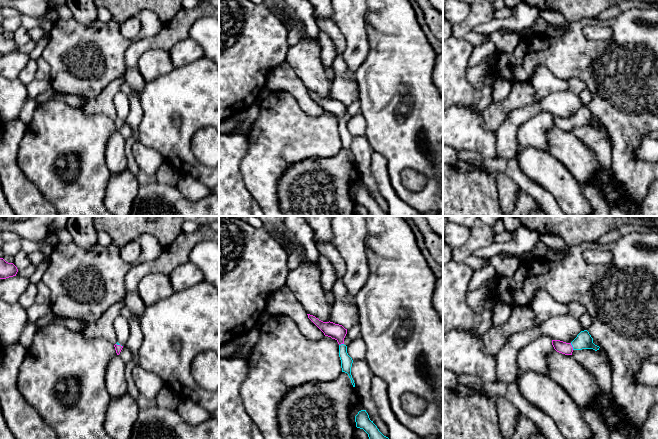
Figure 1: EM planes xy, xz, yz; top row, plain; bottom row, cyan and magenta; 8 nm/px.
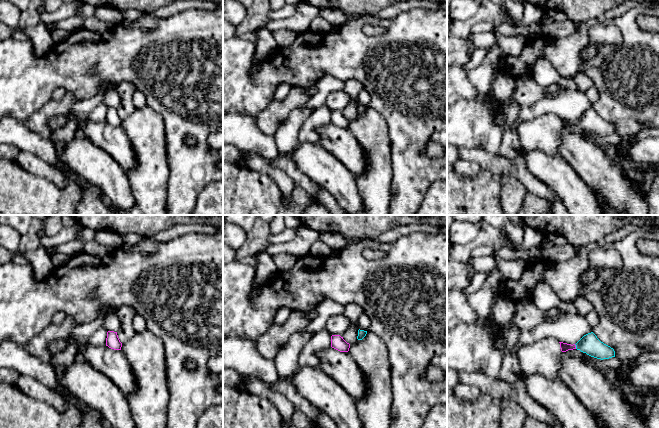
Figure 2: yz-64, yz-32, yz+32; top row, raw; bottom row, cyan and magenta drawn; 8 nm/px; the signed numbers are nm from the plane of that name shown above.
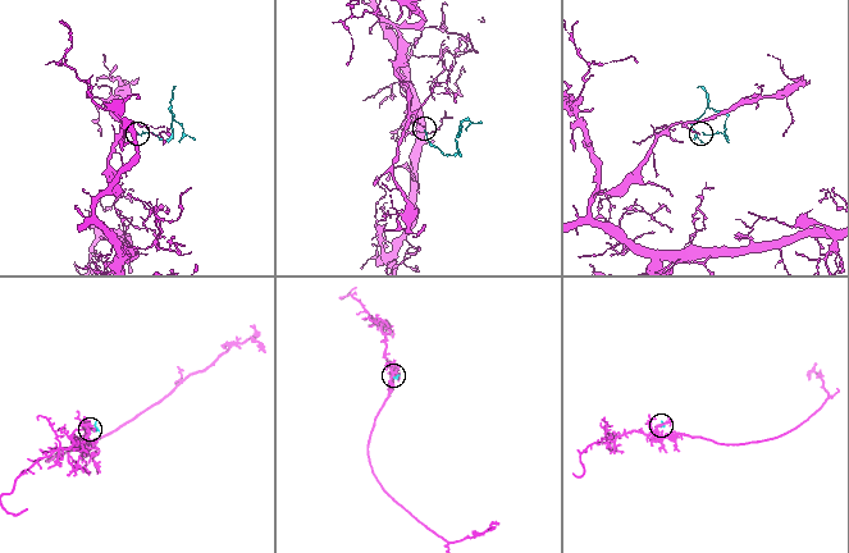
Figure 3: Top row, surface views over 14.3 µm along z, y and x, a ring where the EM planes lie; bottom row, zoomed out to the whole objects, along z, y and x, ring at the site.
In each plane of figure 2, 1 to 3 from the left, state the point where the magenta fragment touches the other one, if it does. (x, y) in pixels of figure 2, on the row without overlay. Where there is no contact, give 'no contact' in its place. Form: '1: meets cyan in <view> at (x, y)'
1: no contact
2: no contact
3: meets cyan in yz+32 at (576, 122)

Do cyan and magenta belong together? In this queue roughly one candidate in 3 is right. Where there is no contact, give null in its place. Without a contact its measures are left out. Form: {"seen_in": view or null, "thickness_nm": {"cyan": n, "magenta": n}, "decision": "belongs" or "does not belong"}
{"seen_in": "yz", "thickness_nm": {"cyan": 130, "magenta": 100}, "decision": "belongs"}

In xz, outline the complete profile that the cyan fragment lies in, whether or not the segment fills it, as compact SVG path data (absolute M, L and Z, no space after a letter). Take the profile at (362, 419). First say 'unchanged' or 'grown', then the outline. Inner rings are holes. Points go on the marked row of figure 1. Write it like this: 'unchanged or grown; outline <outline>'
unchanged; outline M361 410L355 416L356 427L363 429L367 434L369 439L389 439L384 436L377 426L370 420L366 410Z

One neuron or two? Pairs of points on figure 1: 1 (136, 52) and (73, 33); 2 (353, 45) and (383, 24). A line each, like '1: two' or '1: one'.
1: two
2: two

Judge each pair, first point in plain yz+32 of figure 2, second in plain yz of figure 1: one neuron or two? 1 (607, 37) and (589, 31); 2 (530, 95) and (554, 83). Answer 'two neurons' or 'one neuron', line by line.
1: one neuron
2: two neurons

